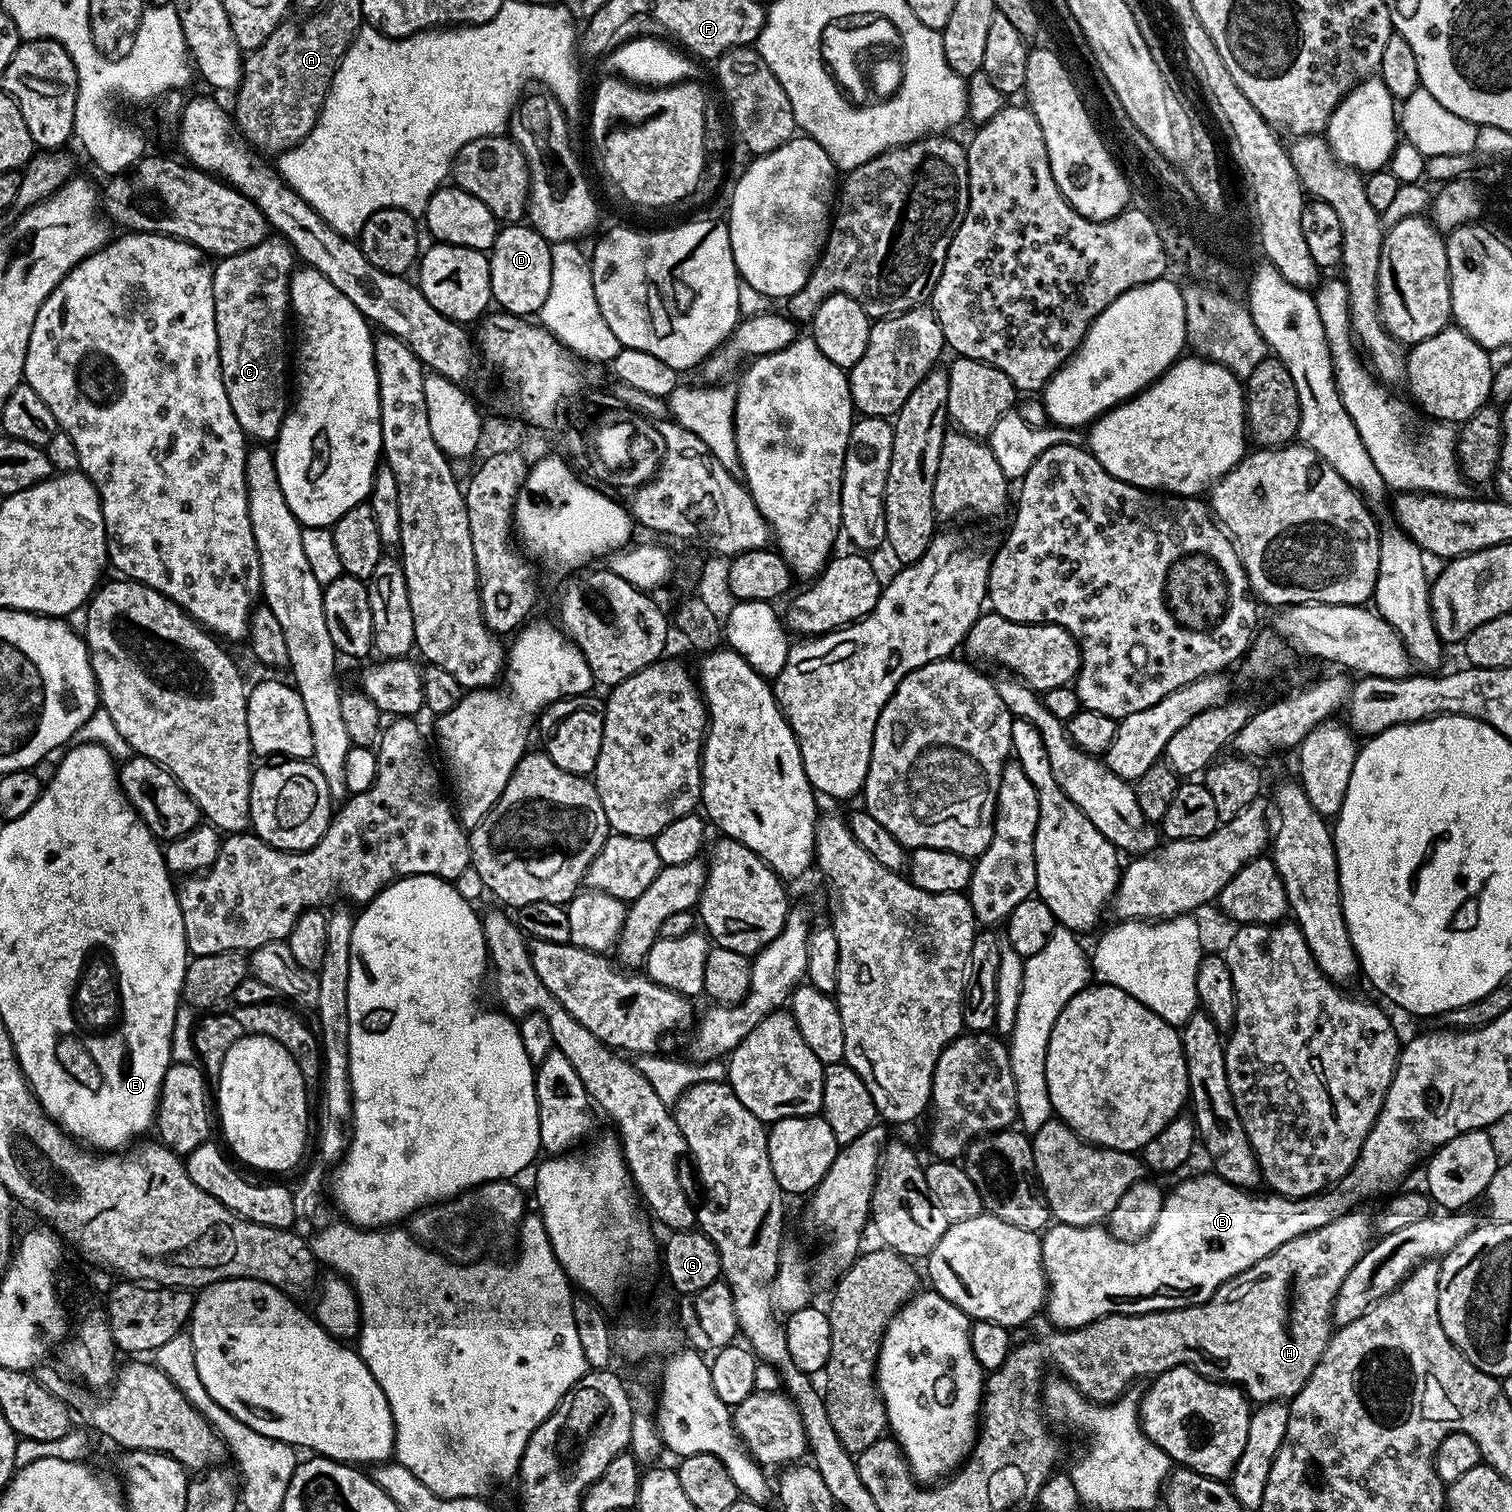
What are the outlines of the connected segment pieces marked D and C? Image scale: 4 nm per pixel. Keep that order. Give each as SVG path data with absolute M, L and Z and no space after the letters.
M524 222L501 227L490 249L490 286L497 309L511 316L532 318L539 313L551 286L552 244L543 234Z
M269 238L250 250L242 250L233 256L223 257L212 270L214 322L218 330L218 358L222 370L222 382L226 386L226 398L230 398L230 410L234 410L238 426L242 426L245 437L252 442L275 442L284 416L290 407L288 284L292 281L292 273L297 264L298 257L287 240Z

